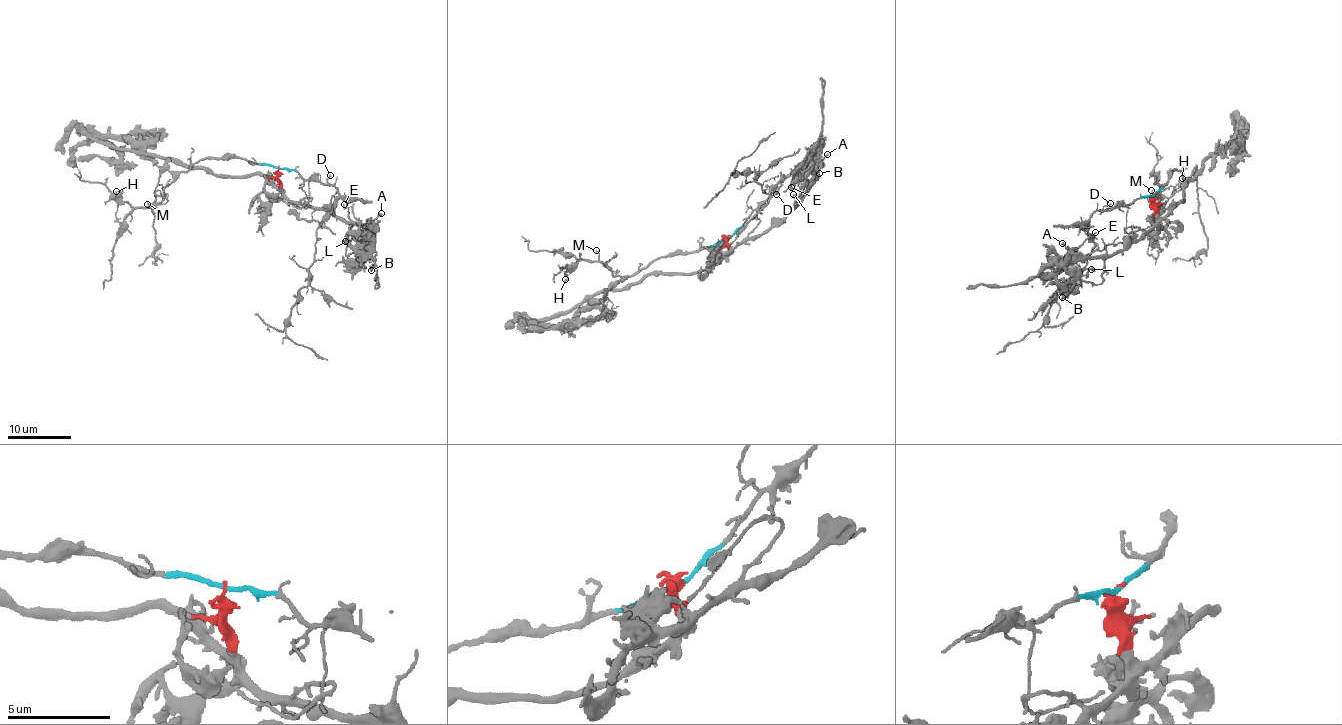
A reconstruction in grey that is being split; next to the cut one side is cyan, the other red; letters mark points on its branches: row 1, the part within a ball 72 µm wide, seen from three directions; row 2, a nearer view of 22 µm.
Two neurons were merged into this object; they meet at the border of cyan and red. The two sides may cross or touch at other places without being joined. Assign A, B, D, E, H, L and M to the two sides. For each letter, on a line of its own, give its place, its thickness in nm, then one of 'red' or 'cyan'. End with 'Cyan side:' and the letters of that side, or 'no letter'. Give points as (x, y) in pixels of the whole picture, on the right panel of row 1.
A: at (1062, 243); 200 nm thick; red
B: at (1062, 297); 280 nm thick; red
D: at (1110, 203); 140 nm thick; cyan
E: at (1095, 232); 110 nm thick; cyan
H: at (1182, 178); 130 nm thick; cyan
L: at (1091, 269); 130 nm thick; red
M: at (1151, 190); 120 nm thick; cyan
Cyan side: D, E, H, M

